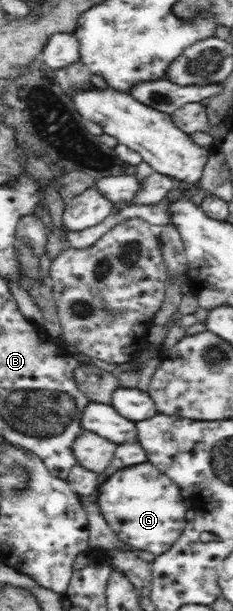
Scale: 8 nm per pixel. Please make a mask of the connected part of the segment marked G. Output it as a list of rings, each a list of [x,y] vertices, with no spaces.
[[[148,461],[116,471],[98,487],[97,505],[113,532],[128,545],[159,555],[167,552],[187,526],[188,508],[180,487]]]

